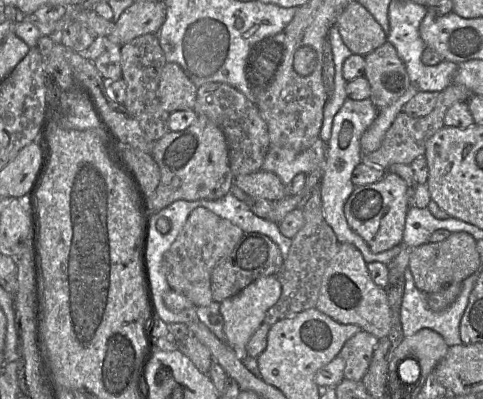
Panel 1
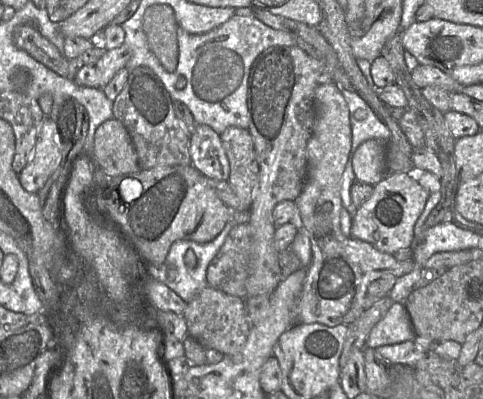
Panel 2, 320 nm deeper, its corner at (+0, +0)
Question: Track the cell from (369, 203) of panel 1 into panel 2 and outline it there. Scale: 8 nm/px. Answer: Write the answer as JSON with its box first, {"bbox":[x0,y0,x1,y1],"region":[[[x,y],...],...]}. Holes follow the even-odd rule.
{"bbox":[351,169,430,255],"region":[[[415,169],[414,173],[387,174],[374,186],[371,196],[354,212],[351,237],[391,255],[401,249],[410,248],[415,224],[429,196],[430,192],[419,184]]]}

